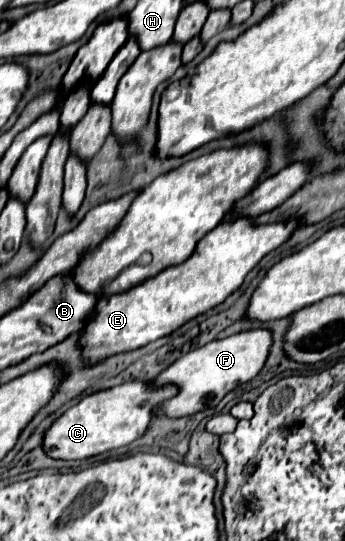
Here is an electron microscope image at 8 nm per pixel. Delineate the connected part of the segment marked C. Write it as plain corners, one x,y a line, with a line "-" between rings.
126,382
110,390
94,392
82,398
82,402
78,402
70,410
66,410
44,432
42,448
50,458
56,460
84,460
118,446
126,446
146,432
152,420
152,406
168,400
176,392
176,386
164,386
154,390
150,382

